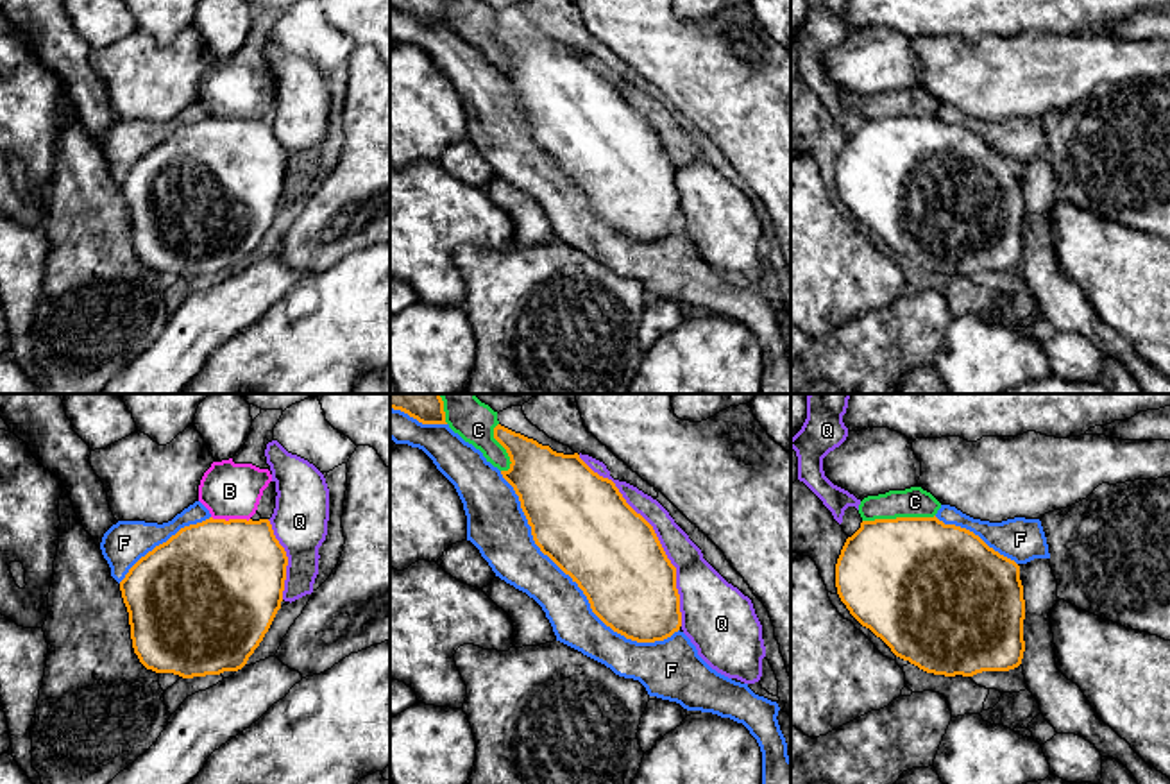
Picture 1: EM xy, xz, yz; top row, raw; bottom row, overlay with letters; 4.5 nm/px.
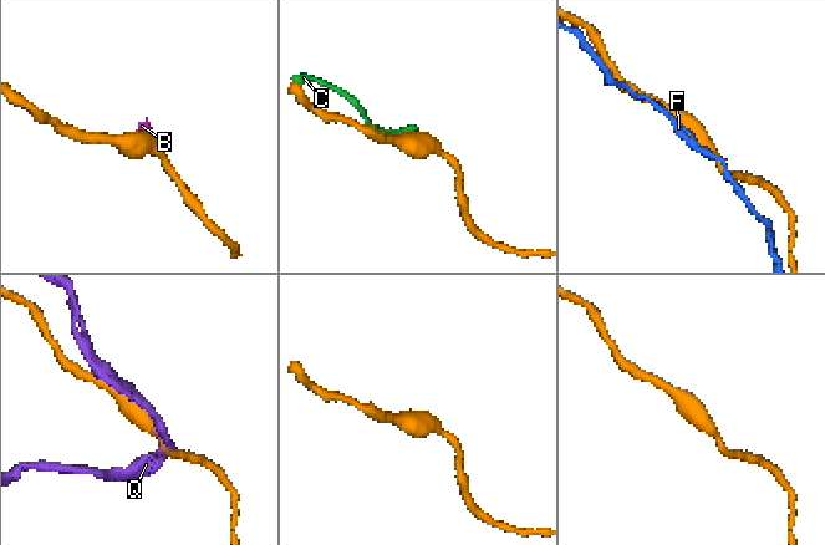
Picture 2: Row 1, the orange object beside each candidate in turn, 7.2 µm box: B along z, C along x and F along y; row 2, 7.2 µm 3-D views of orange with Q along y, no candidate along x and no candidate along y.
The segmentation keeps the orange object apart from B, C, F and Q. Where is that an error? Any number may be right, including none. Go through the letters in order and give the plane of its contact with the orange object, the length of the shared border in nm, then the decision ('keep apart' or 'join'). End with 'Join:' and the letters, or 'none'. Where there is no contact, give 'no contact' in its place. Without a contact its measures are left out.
B: meets orange in xy; contact 180 nm long; keep apart
C: meets orange in yz; contact 320 nm long; keep apart
F: meets orange in xz; contact 1100 nm long; keep apart
Q: meets orange in xz; contact 900 nm long; keep apart
Join: none

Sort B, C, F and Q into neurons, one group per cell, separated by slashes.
B C F / Q

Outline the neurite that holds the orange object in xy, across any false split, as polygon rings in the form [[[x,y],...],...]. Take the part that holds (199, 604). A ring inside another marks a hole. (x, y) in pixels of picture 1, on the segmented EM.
[[[206,519],[141,557],[120,582],[140,662],[182,678],[242,669],[281,609],[288,557],[268,519]]]

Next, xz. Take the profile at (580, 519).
[[[501,424],[494,428],[494,439],[510,456],[510,469],[501,474],[519,496],[535,544],[578,584],[592,612],[637,643],[664,641],[678,632],[676,567],[653,526],[626,503],[615,483],[594,473],[578,453],[556,453]]]

